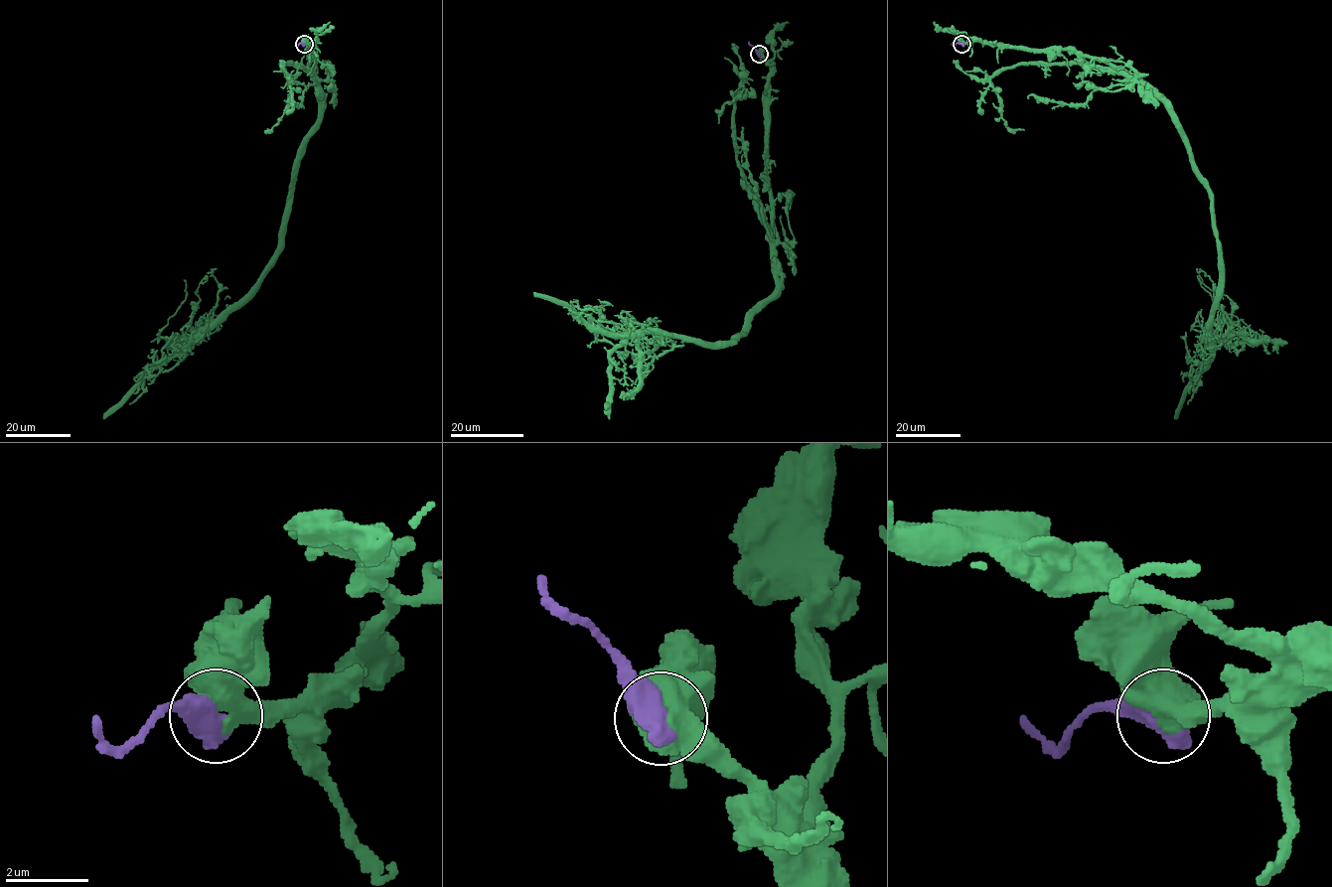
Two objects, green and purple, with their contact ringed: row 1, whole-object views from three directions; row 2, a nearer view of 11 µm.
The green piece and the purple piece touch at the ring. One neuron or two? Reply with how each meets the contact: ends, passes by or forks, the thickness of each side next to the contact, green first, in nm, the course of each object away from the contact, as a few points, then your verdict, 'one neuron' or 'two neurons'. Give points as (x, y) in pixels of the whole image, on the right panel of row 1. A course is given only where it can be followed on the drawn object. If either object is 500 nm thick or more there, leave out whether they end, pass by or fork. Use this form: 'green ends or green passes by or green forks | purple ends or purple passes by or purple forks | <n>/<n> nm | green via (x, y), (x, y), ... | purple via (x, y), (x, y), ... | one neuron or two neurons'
600/700 nm | green via (962, 43), (975, 41), (1036, 50), (1076, 50), (1083, 54), (1102, 58), (1134, 76), (1153, 92) | purple via (962, 44), (951, 44) | one neuron

